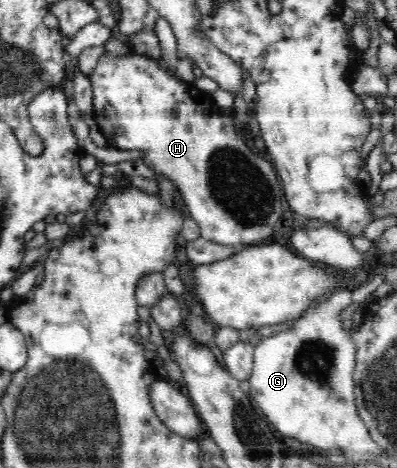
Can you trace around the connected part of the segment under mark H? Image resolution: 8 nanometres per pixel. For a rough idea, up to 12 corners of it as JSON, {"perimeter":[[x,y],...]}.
{"perimeter":[[156,58],[89,77],[110,146],[177,187],[201,237],[271,241],[284,193],[226,110]]}

